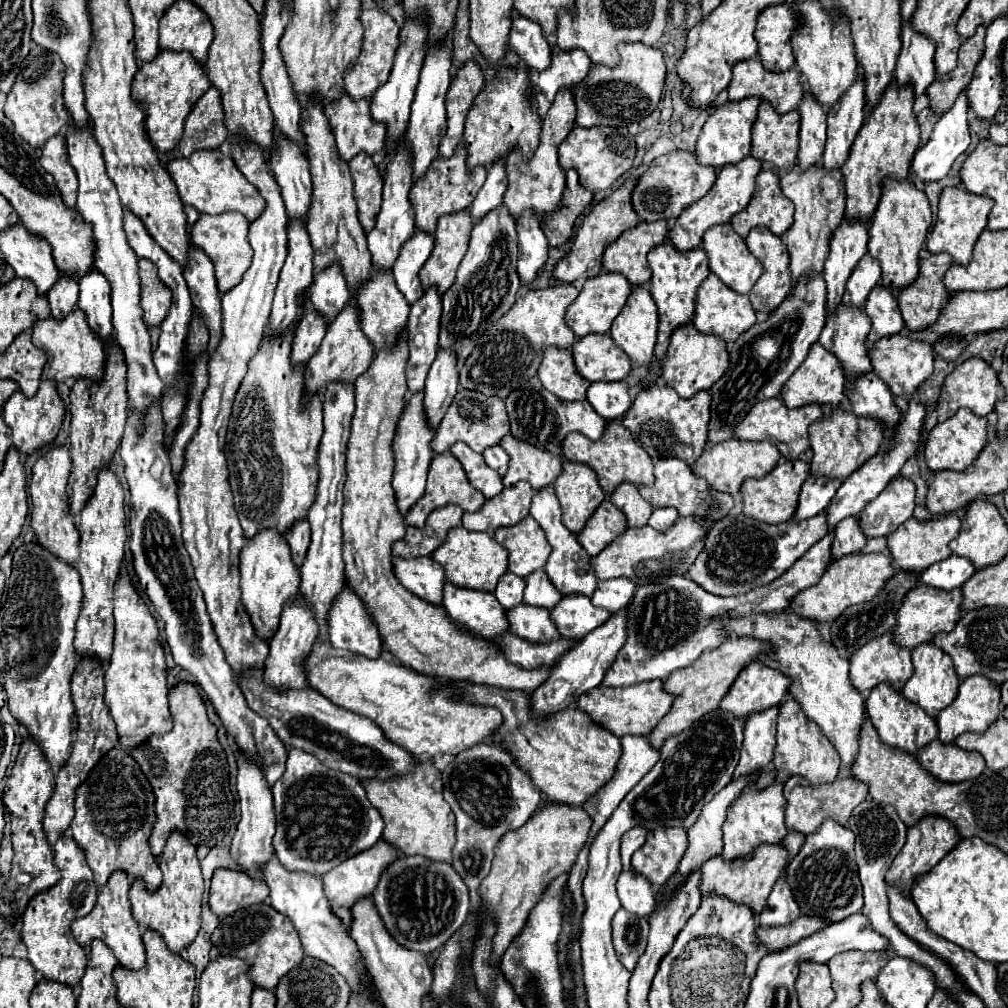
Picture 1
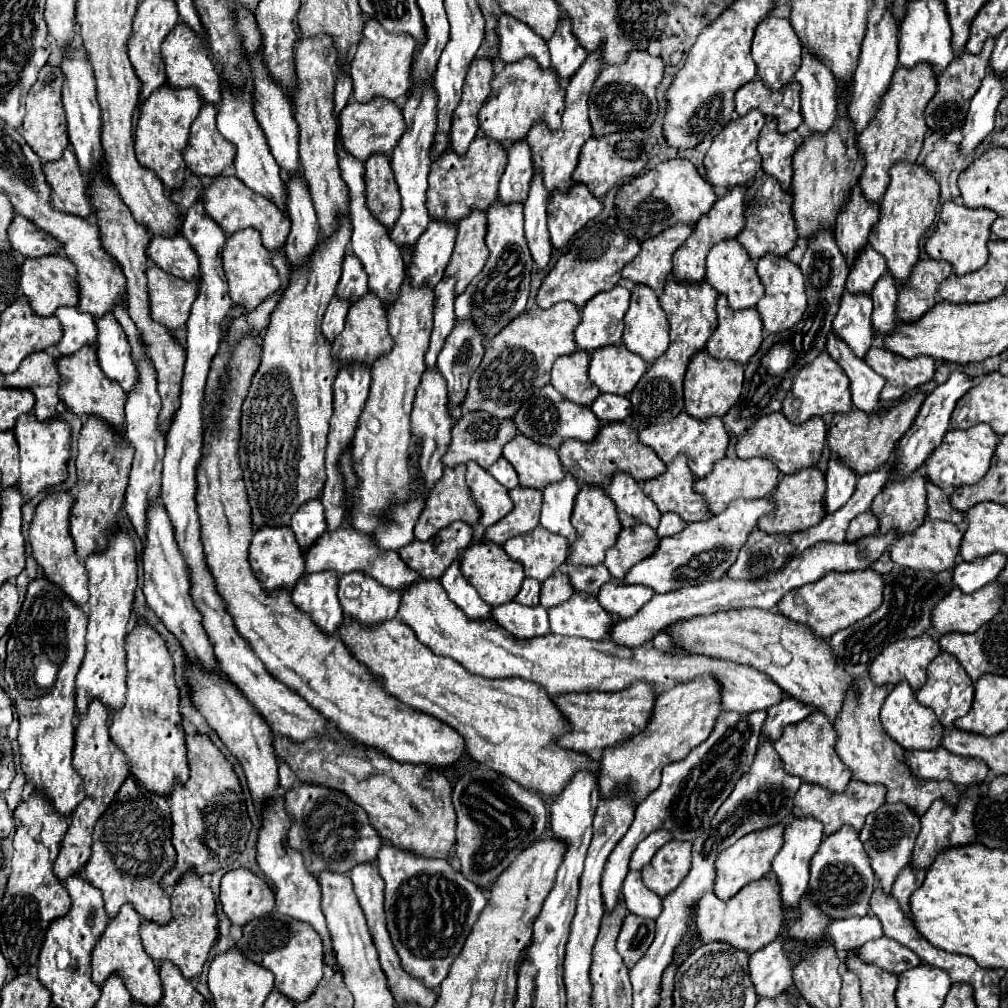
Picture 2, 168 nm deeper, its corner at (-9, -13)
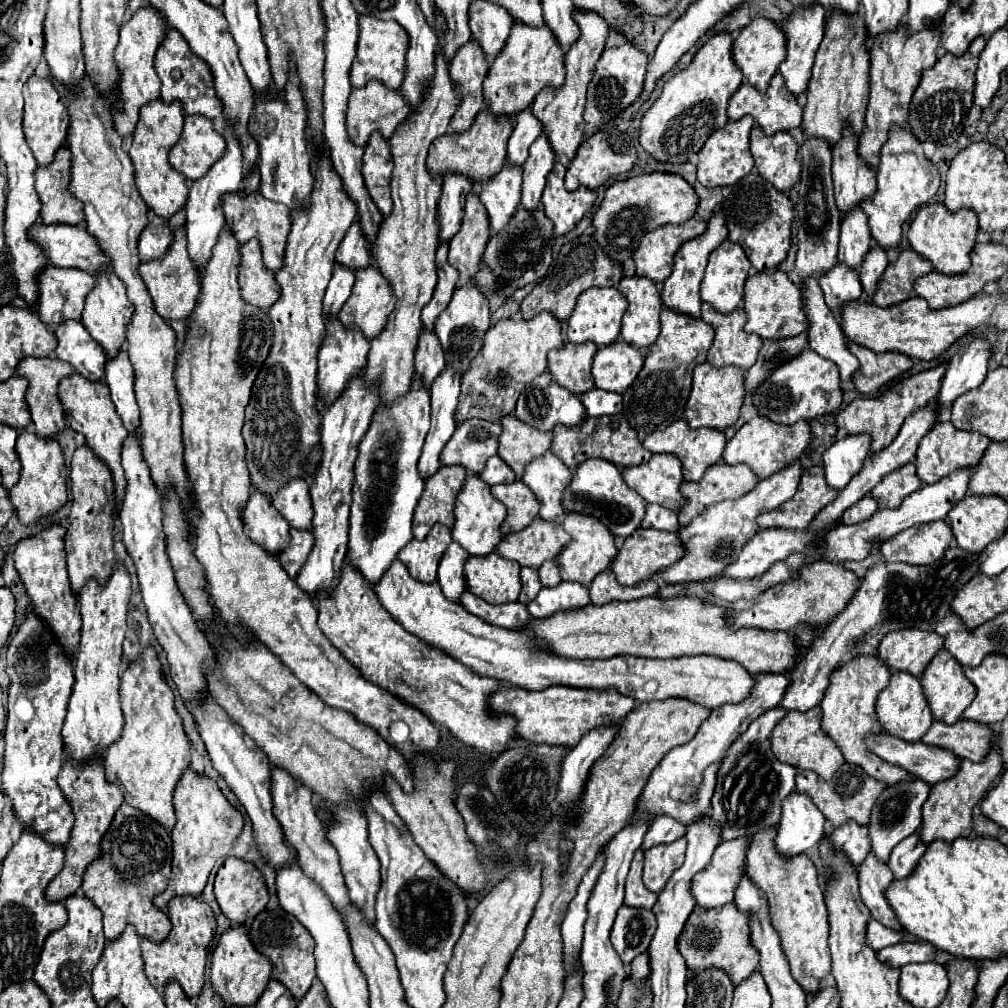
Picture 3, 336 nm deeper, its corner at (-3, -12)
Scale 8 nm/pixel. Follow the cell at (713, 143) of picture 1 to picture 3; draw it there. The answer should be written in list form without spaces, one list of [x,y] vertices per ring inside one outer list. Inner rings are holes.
[[[743,117],[739,121],[729,121],[725,127],[717,129],[701,147],[697,163],[697,179],[705,187],[727,187],[735,185],[739,179],[749,175],[753,169],[753,157],[749,151],[749,131],[753,127],[753,117]]]

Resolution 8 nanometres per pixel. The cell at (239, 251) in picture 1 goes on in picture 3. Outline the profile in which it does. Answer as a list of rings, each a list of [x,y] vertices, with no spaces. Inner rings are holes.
[[[251,239],[239,247],[241,263],[239,263],[239,285],[241,295],[247,303],[269,309],[281,295],[281,289],[275,281],[275,273],[269,271],[261,257],[261,247],[257,239]]]

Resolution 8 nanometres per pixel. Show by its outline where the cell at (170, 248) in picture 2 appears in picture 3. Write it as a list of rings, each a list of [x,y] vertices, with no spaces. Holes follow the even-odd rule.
[[[149,211],[149,223],[139,237],[141,263],[163,257],[167,249],[173,245],[173,241],[175,241],[175,235],[173,235],[173,229],[169,227],[169,221]]]

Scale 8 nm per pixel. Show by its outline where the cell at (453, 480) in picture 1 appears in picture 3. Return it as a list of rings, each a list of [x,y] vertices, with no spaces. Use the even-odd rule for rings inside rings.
[[[461,465],[439,467],[439,471],[425,481],[425,493],[415,509],[413,535],[421,541],[435,523],[453,527],[453,503],[463,485],[467,471]]]

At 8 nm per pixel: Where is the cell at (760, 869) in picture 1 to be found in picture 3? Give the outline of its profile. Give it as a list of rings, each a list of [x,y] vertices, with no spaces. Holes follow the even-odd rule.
[[[731,901],[725,907],[693,909],[691,917],[685,923],[685,929],[679,937],[679,951],[685,957],[689,969],[699,971],[707,967],[719,967],[729,973],[729,977],[739,985],[745,977],[749,977],[757,969],[757,949],[751,943],[751,921],[749,913],[739,911]]]

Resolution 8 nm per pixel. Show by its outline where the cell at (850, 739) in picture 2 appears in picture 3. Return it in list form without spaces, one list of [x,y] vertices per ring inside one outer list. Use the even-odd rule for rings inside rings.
[[[875,655],[857,657],[857,661],[849,661],[849,665],[845,665],[845,669],[839,669],[837,673],[833,673],[831,685],[825,693],[825,699],[821,701],[821,709],[823,709],[821,729],[835,741],[835,745],[841,749],[847,763],[863,767],[863,771],[869,773],[877,781],[895,785],[899,781],[911,781],[915,777],[911,773],[907,773],[905,769],[899,769],[899,767],[883,761],[881,757],[871,753],[865,745],[867,735],[883,733],[883,727],[875,715],[875,701],[877,701],[877,695],[889,685],[889,677],[891,677],[889,669]]]

